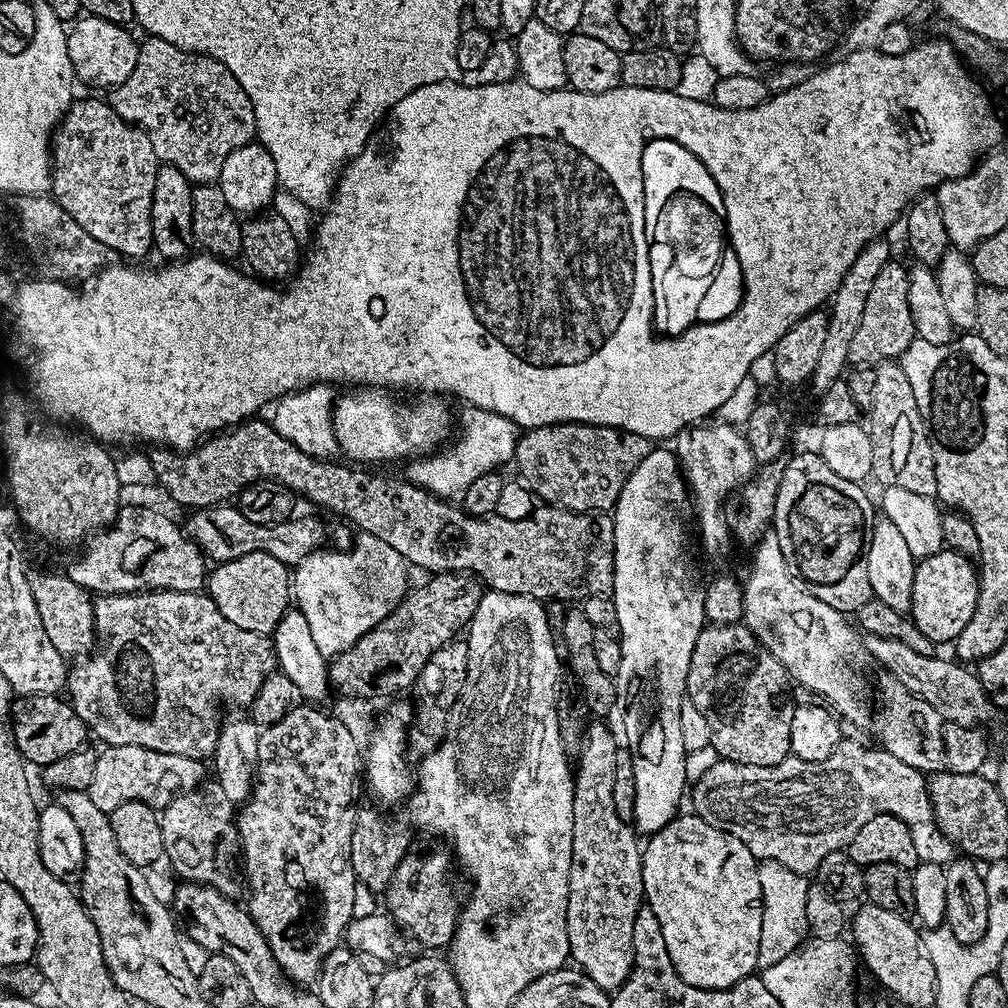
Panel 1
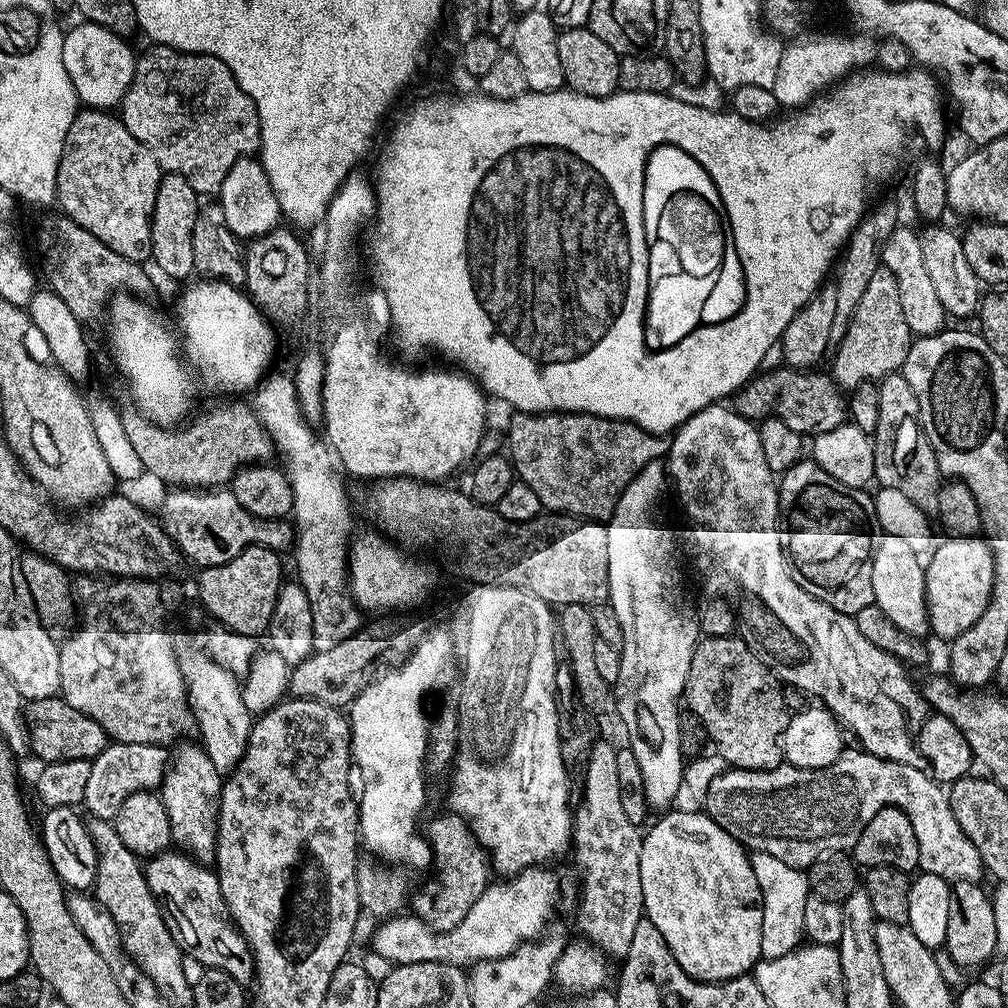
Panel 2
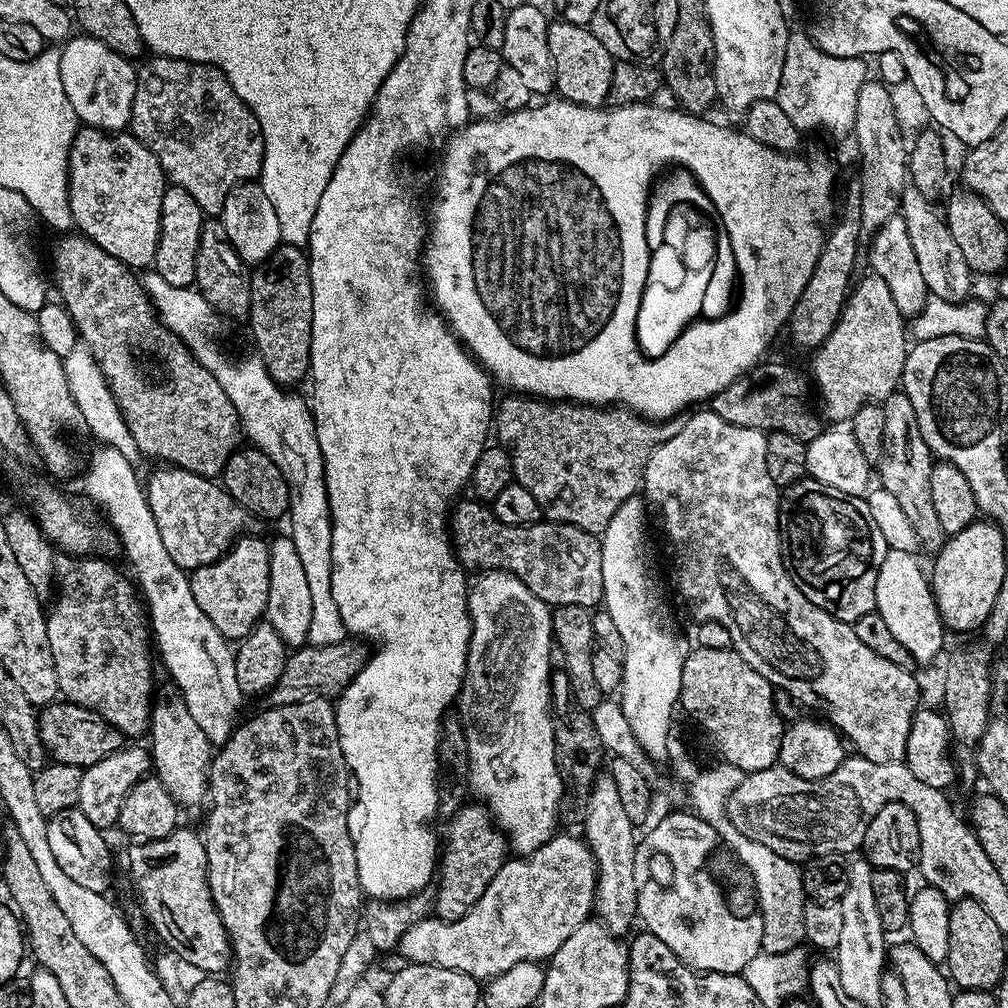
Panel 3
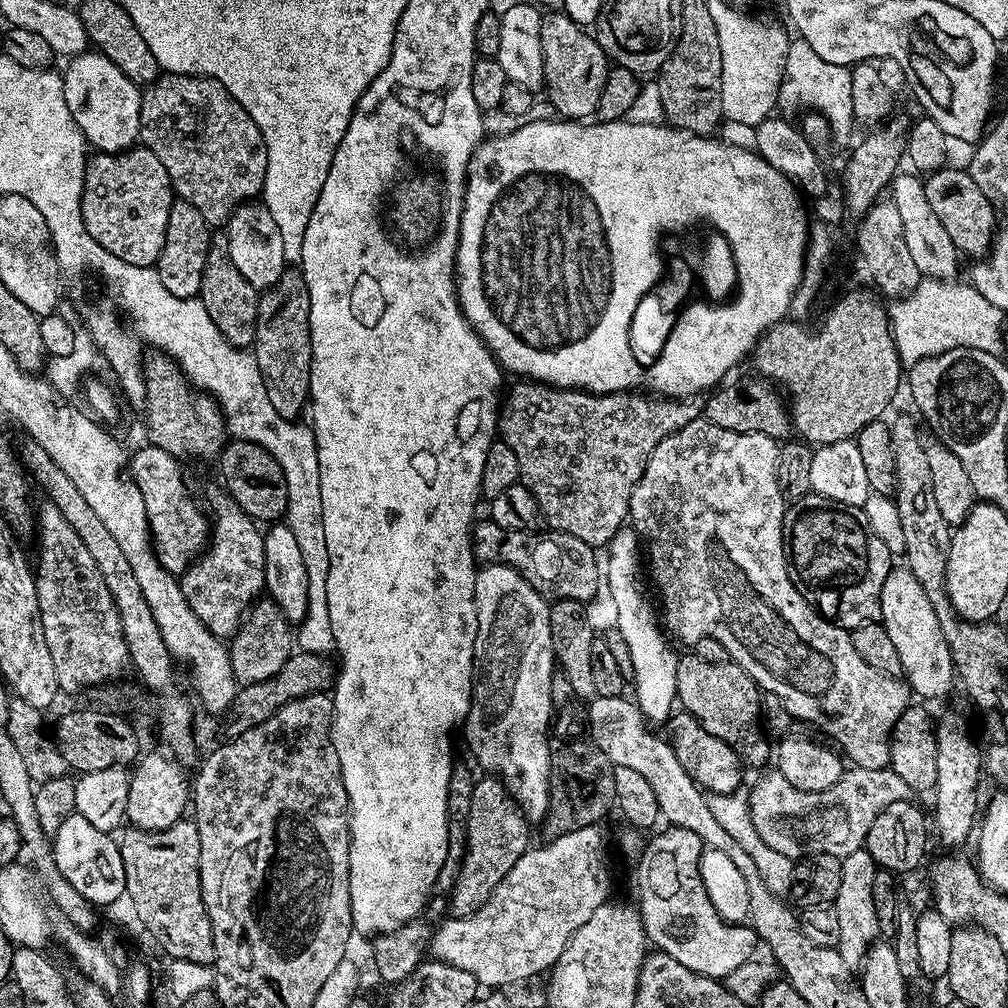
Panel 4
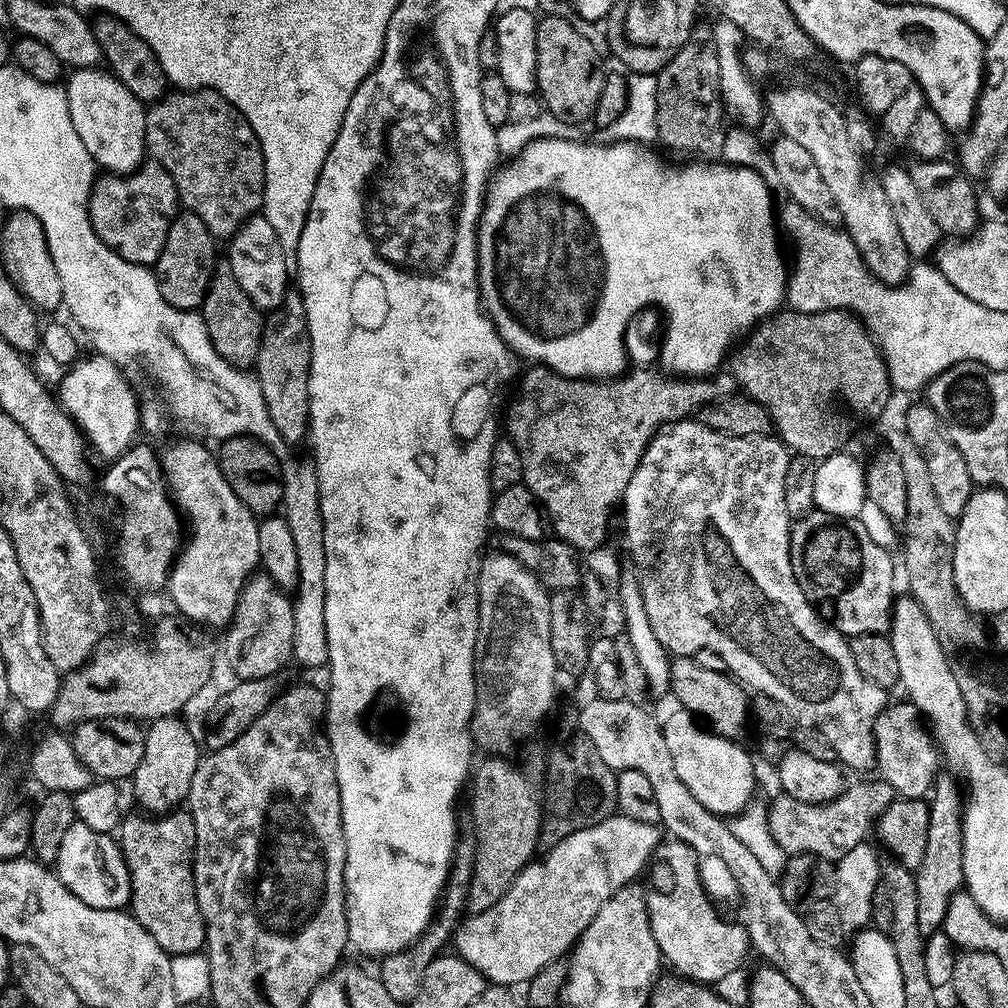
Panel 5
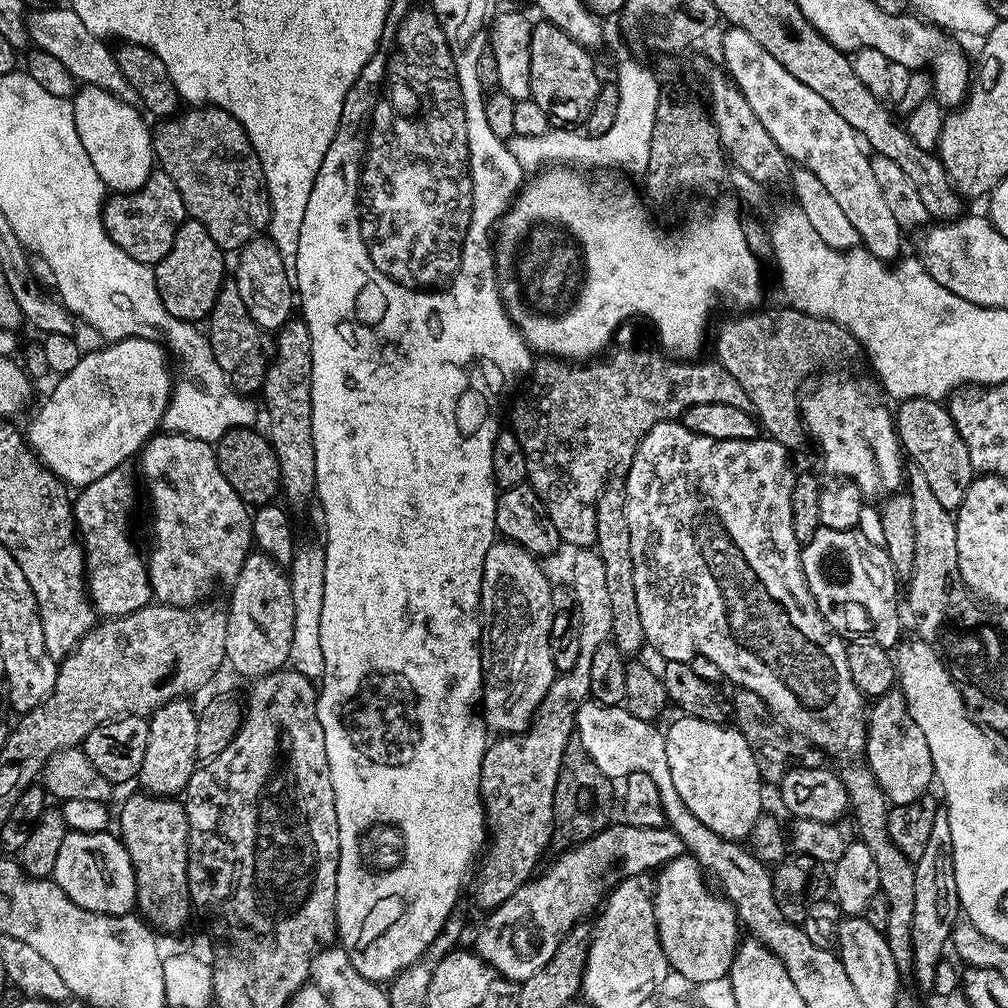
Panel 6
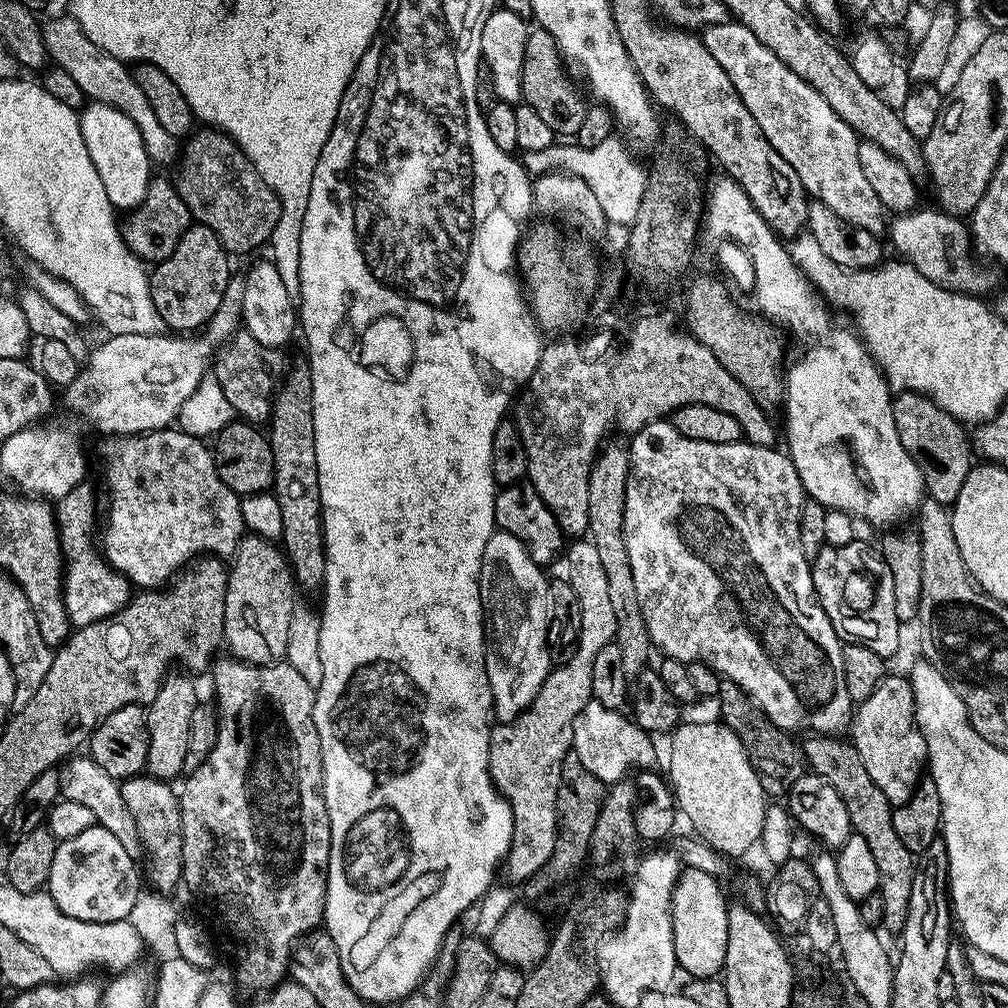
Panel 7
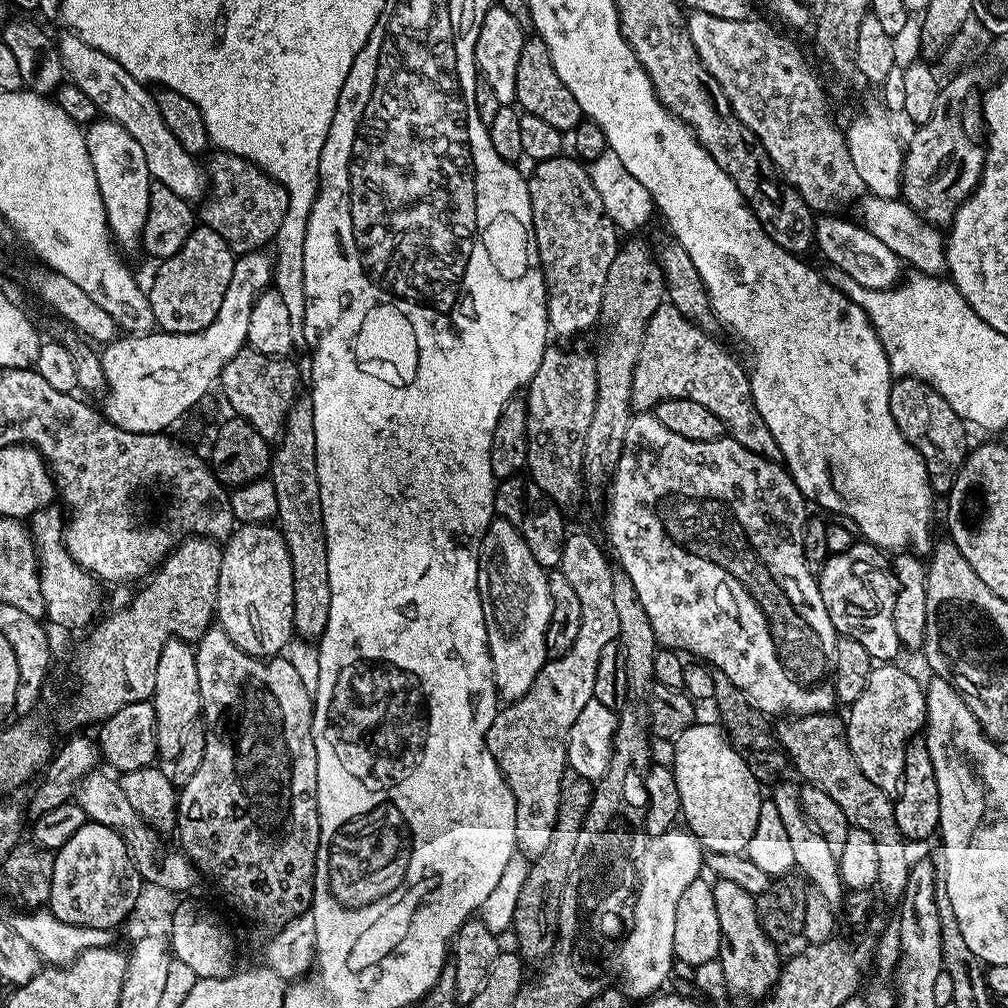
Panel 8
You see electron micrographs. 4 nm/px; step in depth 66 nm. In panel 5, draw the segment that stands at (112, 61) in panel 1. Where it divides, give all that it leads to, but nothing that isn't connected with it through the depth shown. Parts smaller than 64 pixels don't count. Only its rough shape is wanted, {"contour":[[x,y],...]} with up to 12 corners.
{"contour":[[103,67],[77,68],[70,119],[105,173],[144,163],[146,106]]}

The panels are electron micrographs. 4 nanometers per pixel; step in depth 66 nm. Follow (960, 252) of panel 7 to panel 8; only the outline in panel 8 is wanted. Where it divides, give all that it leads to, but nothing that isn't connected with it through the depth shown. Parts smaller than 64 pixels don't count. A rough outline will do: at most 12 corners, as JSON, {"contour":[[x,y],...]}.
{"contour":[[868,194],[859,219],[907,267],[947,269],[945,233],[903,199]]}

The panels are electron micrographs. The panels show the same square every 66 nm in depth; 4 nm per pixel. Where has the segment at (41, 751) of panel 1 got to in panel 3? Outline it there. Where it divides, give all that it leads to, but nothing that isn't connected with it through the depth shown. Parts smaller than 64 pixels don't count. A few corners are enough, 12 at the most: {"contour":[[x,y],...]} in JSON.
{"contour":[[39,709],[44,751],[57,764],[94,766],[125,737],[94,710]]}

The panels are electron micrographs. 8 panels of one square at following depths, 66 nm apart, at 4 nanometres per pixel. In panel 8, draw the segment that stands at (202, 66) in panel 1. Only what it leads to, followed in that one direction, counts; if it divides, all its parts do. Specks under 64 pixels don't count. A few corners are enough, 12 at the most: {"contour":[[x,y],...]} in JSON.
{"contour":[[233,152],[207,157],[203,227],[267,249],[286,189]]}

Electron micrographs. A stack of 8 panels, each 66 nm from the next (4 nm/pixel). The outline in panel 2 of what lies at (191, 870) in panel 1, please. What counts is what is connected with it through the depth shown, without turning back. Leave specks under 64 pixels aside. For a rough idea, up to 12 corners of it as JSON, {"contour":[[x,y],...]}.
{"contour":[[193,741],[172,752],[160,797],[173,843],[216,859],[223,775]]}

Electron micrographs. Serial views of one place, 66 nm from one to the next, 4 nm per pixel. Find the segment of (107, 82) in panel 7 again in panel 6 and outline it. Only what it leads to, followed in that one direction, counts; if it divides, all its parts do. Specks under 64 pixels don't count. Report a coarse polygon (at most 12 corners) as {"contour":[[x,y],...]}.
{"contour":[[70,6],[27,13],[29,41],[81,85],[136,100],[113,49]]}

